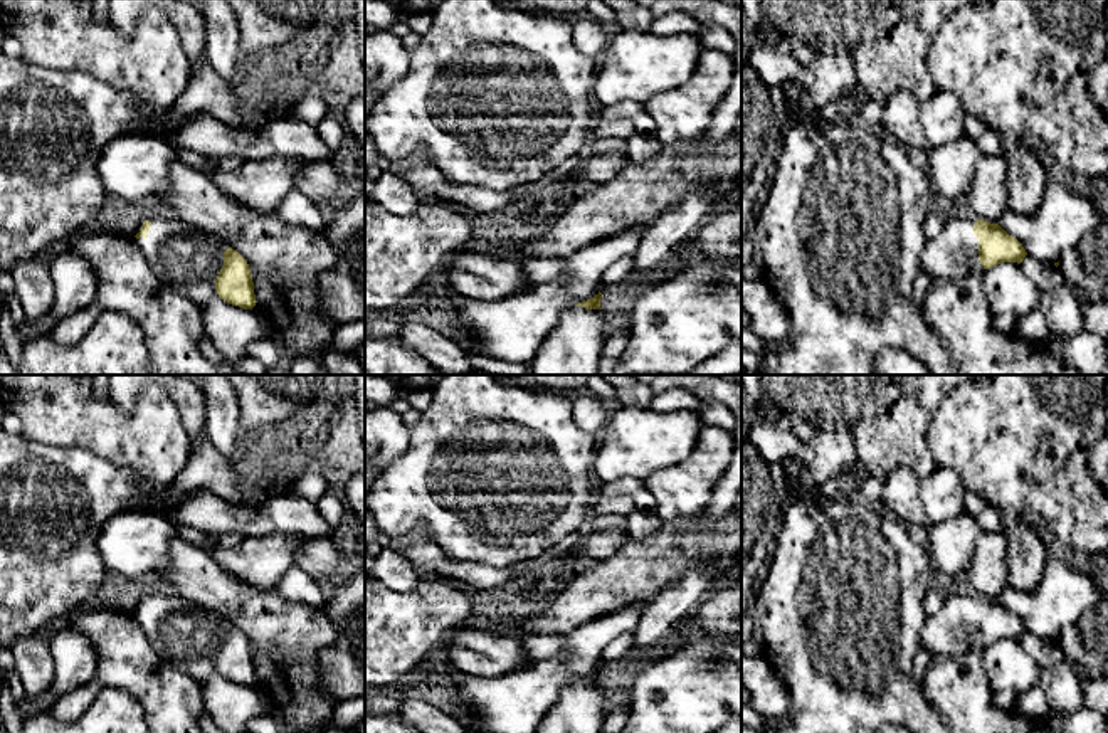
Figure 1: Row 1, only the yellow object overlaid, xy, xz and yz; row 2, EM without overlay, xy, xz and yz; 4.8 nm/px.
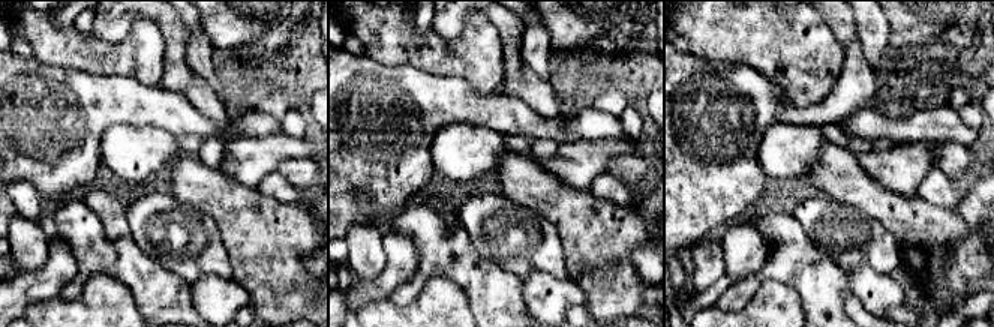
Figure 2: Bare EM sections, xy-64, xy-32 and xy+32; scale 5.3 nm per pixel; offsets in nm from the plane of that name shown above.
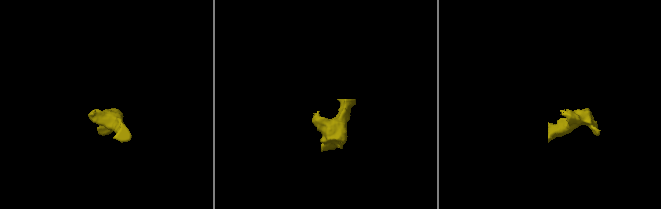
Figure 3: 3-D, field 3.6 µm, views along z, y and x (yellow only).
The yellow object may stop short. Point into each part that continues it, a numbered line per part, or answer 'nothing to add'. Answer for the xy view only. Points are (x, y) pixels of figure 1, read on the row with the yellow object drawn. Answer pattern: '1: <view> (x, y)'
1: xy (189, 261)

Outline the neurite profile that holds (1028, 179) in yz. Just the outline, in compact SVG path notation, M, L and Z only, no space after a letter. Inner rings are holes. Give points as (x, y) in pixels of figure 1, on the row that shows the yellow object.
M1005 140L1004 156L1009 163L1007 208L1021 215L1032 215L1049 182L1049 175L1039 158L1021 141Z

